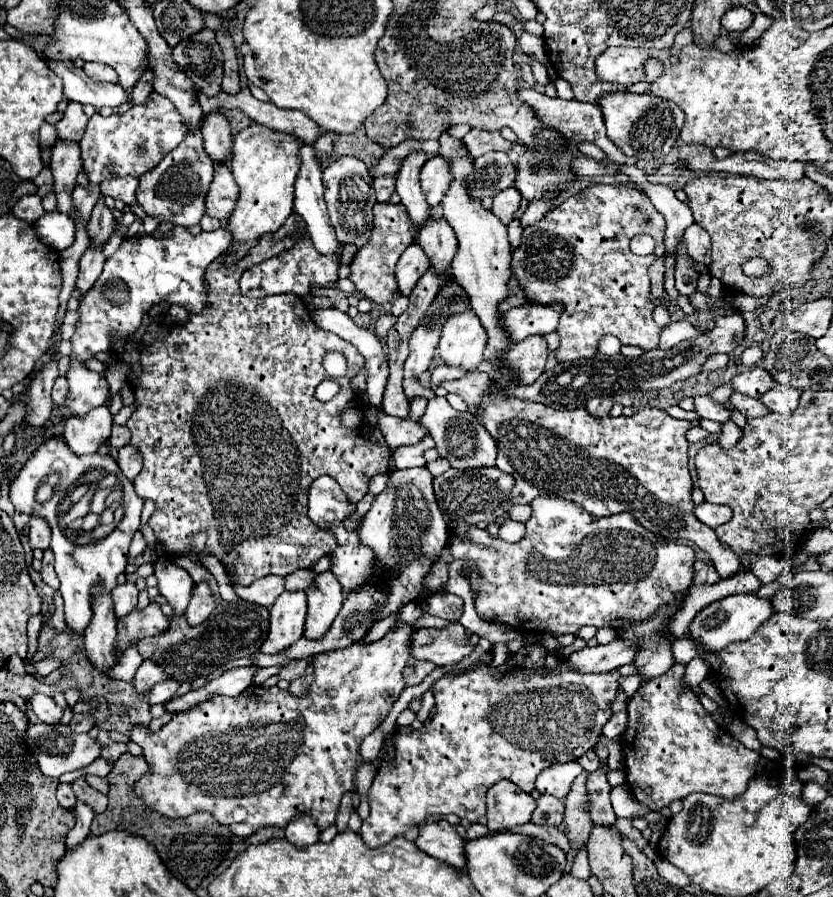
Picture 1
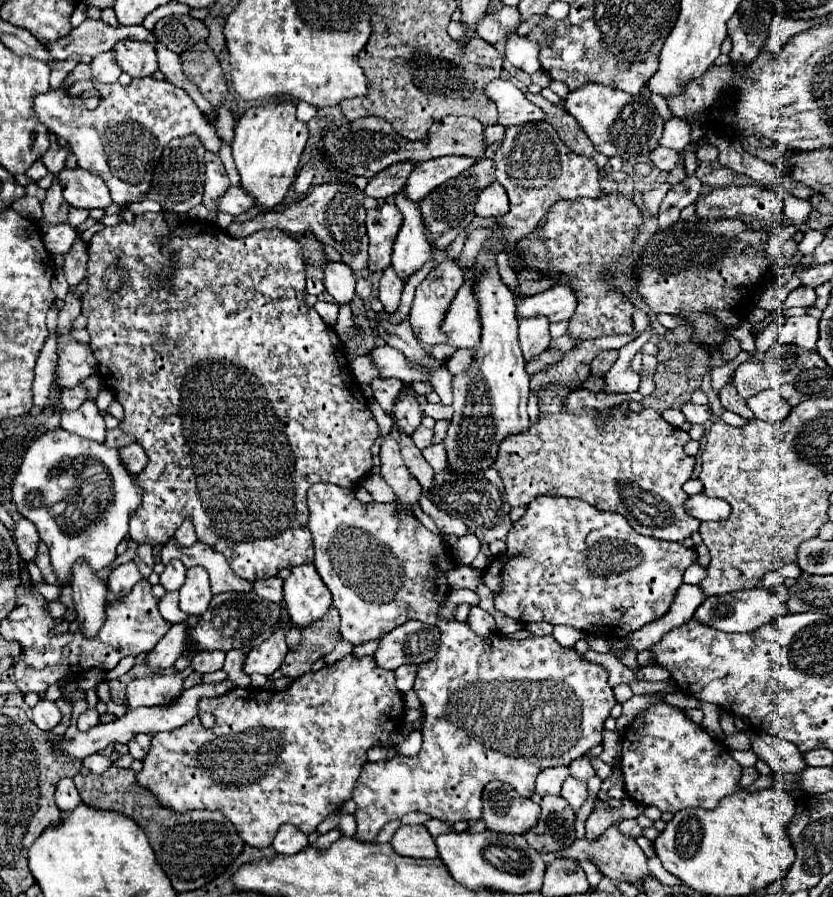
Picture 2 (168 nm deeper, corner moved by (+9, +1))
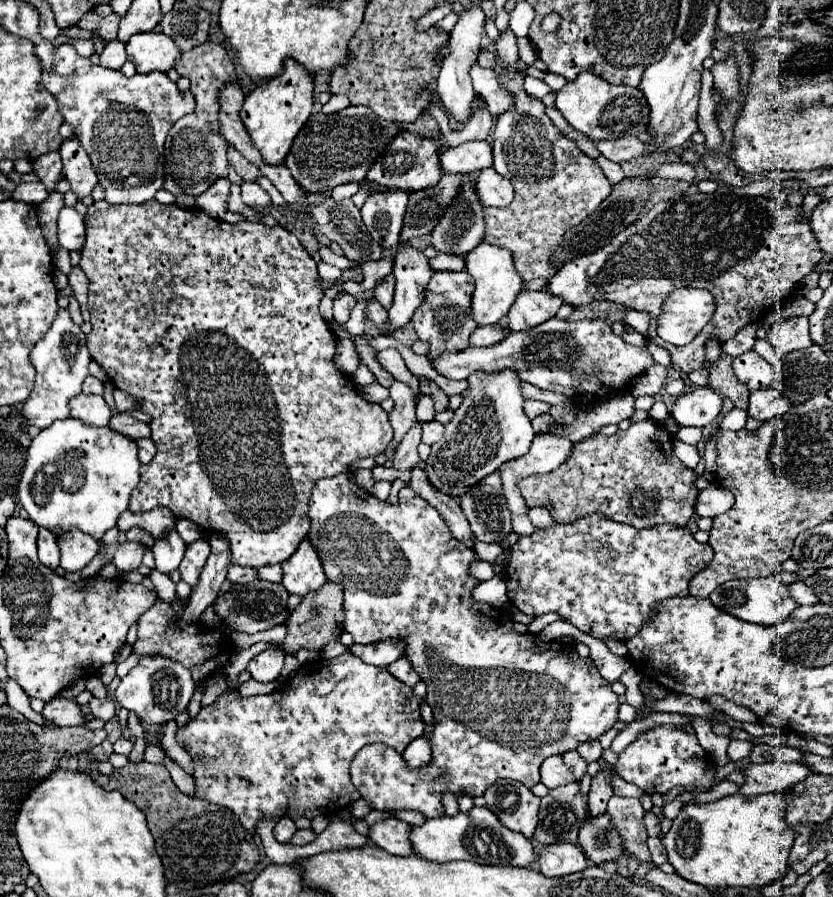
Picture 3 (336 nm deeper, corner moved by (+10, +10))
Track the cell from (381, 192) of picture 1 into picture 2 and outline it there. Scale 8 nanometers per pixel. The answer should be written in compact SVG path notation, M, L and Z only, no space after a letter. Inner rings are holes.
M400 162L400 164L394 164L390 168L382 170L382 174L376 174L374 178L368 180L364 194L378 198L378 200L394 196L396 190L402 190L406 186L406 180L408 180L412 168L414 168L412 162Z

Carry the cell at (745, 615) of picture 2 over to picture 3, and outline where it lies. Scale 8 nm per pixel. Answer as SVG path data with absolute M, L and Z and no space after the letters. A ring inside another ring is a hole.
M773 573L769 577L761 579L735 579L735 581L725 581L719 585L711 597L715 607L719 607L725 613L731 613L733 617L739 617L749 623L757 625L779 625L783 623L799 605L789 593L789 585L785 585L779 577L779 573Z

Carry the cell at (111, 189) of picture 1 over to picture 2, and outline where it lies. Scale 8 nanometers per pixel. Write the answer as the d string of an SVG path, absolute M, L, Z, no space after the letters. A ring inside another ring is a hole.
M68 170L62 172L62 194L70 206L78 208L106 208L112 204L110 190L102 178L96 174L90 174L86 170Z

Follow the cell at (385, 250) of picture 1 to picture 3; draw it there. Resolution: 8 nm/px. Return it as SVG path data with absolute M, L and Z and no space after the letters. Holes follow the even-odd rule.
M391 189L369 195L361 207L361 219L365 227L369 229L375 243L383 245L385 249L393 249L399 243L407 197L409 195L405 191Z

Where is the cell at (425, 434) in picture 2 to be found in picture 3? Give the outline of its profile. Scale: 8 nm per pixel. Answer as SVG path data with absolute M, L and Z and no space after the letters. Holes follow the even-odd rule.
M437 421L425 423L423 425L423 443L433 445L433 443L437 443L443 437L443 433L445 433L445 427L441 423L437 423Z

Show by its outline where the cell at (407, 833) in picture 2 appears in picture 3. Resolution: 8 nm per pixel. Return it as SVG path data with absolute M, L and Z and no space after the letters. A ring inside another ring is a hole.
M395 817L377 821L375 825L369 827L371 843L391 855L411 855L413 853L407 837L409 837L409 825Z

